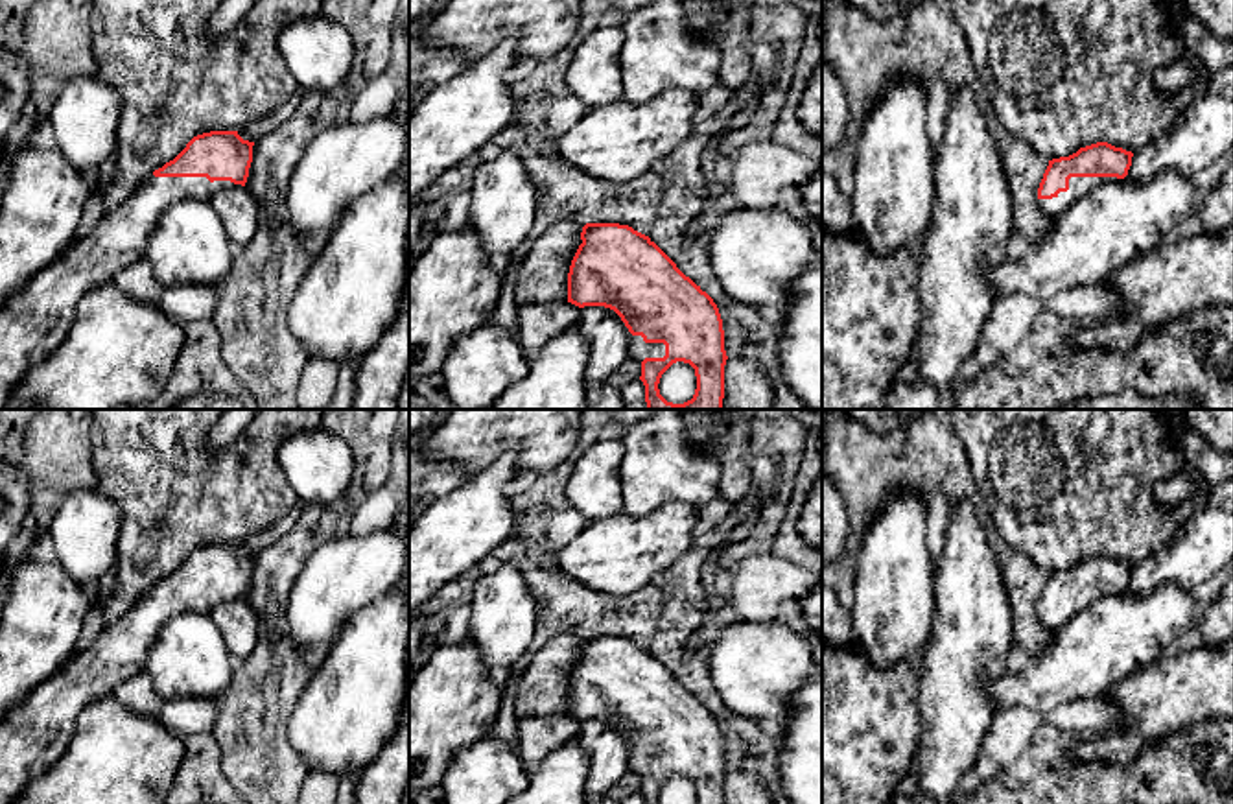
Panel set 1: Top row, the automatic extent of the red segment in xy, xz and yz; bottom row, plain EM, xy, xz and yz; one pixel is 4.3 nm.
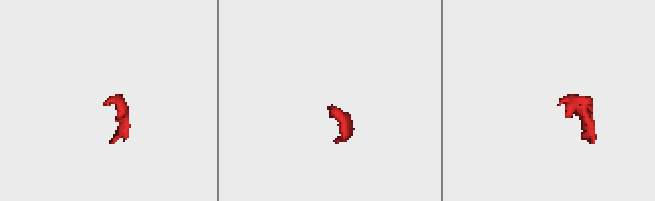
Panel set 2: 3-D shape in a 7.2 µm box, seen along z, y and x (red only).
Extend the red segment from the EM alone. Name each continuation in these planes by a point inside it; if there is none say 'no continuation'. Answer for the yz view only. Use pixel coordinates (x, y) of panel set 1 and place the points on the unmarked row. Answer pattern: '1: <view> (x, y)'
1: yz (1079, 600)

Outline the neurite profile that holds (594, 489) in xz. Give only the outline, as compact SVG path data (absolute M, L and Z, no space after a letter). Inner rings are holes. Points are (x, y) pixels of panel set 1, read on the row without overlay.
M603 439L592 443L575 461L566 485L566 498L570 507L588 522L623 511L623 485L619 479L623 455L623 439Z

